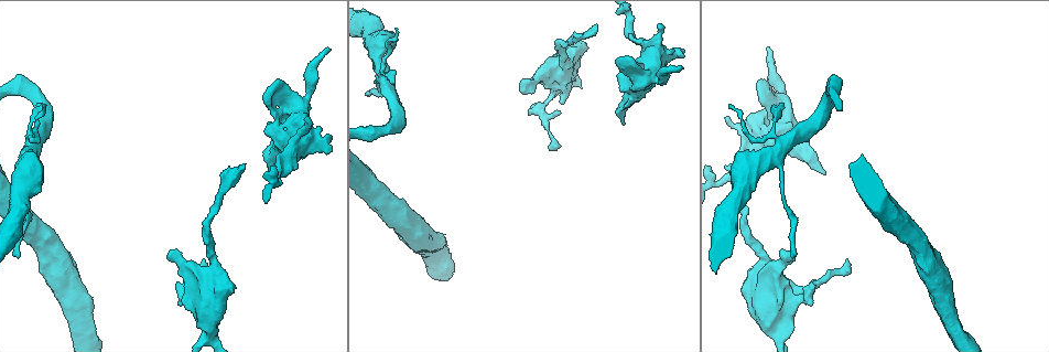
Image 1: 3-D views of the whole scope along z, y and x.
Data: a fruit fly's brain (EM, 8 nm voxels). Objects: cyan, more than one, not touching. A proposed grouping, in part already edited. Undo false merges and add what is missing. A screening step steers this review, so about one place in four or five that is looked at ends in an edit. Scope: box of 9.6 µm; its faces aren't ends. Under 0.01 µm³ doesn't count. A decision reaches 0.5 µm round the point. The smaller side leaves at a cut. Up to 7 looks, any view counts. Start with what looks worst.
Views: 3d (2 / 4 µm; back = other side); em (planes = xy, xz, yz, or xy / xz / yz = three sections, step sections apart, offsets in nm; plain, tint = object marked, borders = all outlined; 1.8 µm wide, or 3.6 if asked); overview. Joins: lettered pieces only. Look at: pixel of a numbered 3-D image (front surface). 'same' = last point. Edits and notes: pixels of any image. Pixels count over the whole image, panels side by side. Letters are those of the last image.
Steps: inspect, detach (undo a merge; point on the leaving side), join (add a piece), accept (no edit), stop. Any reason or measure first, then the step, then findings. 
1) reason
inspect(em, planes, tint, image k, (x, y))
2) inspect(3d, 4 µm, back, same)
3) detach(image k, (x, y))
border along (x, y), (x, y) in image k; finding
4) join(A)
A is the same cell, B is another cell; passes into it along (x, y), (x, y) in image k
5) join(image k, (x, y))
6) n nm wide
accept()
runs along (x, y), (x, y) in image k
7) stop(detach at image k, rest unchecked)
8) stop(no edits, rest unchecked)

sharp bend
inspect(3d, 2 µm, image 1, (784, 148))

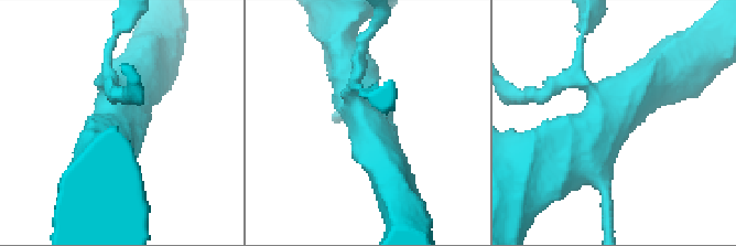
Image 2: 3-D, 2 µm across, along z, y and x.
need the tissue
inspect(em, planes, tint, image 2, (117, 119))

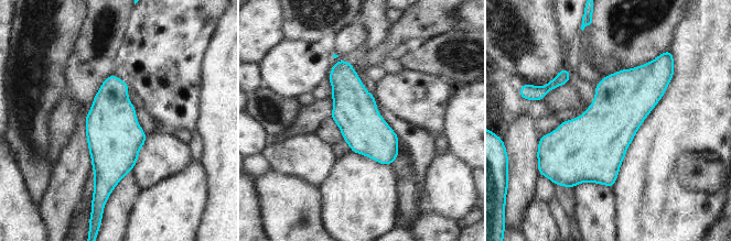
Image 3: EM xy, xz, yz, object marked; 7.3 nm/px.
inspect(em, planes, borders, same)

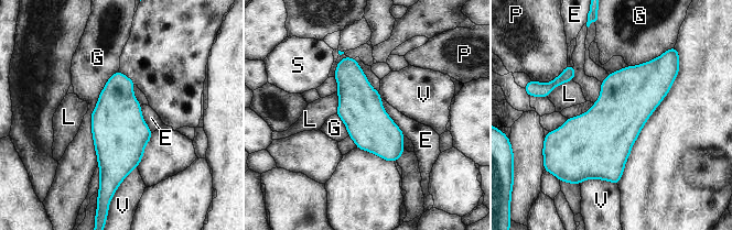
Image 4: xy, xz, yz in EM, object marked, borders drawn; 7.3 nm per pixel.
accept()
E, G, L, P, S and V are other cells; border along (381, 98), (385, 111), (405, 135) in image 4; one neuron here

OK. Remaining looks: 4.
free end
inspect(3d, 4 µm, image 1, (728, 104))

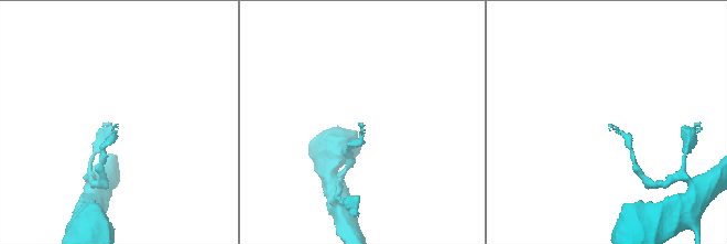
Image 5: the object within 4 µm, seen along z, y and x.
inspect(em, planes, tint, image 5, (609, 124))

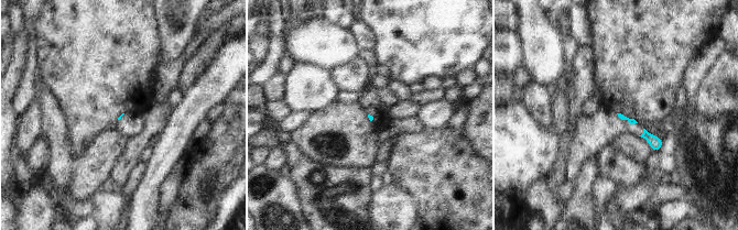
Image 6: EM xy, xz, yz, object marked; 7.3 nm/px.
what lies round it
inspect(em, planes, borders, same)

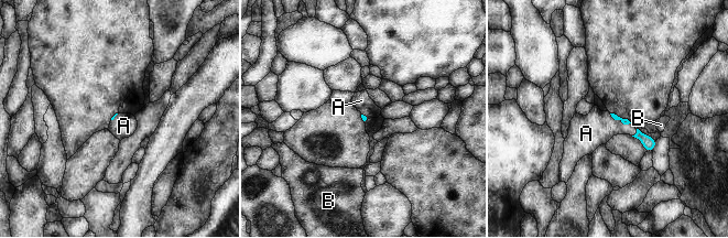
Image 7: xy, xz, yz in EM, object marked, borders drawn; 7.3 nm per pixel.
join(A)
A is the same cell, B is another cell; passes into it along (625, 121), (620, 119), (597, 128) in image 7; the neuron continues

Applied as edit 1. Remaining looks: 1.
stop(join at image 7, rest unchecked)

